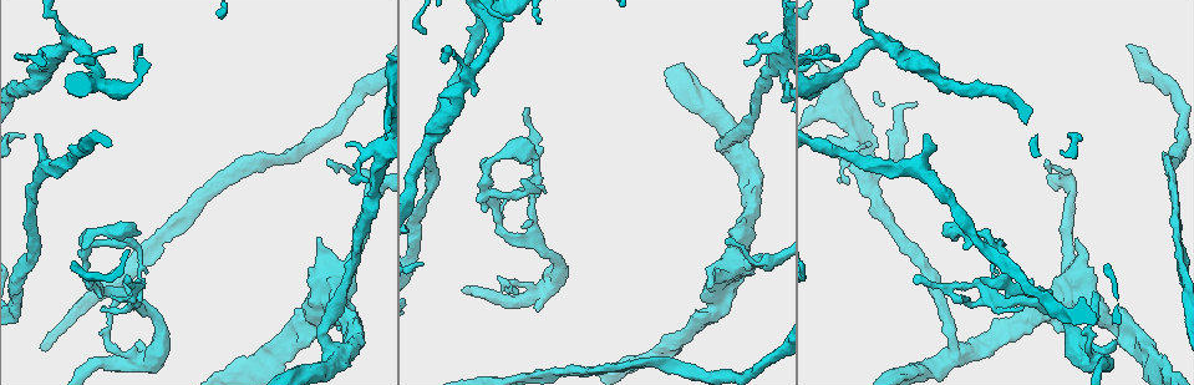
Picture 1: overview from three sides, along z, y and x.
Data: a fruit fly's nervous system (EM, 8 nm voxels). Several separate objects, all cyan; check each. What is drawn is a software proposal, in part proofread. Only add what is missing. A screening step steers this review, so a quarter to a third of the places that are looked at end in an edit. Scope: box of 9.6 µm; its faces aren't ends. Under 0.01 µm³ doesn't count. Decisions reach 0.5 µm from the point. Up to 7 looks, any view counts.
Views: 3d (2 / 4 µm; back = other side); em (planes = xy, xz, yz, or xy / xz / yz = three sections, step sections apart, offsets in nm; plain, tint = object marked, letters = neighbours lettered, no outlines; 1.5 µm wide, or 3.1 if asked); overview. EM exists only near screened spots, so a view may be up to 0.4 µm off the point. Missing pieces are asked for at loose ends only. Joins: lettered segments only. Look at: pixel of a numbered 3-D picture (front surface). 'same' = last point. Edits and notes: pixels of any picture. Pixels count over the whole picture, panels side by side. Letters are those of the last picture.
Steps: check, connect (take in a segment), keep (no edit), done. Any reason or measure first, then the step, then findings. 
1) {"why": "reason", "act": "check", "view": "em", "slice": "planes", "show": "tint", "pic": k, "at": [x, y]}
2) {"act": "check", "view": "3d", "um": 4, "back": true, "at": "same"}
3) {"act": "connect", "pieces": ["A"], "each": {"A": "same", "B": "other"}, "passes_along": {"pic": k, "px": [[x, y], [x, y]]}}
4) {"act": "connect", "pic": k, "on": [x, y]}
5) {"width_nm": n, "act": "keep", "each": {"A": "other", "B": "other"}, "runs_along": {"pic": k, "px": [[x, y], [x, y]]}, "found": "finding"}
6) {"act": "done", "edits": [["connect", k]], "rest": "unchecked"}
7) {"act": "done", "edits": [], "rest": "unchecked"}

{"act": "check", "view": "em", "slice": "xy", "step": 4, "show": "tint", "pic": 1, "at": [105, 307]}

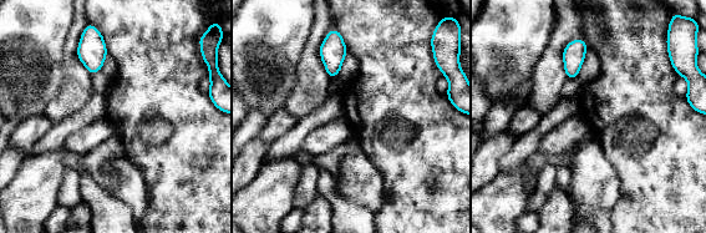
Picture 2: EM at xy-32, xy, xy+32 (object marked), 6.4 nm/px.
{"act": "check", "view": "em", "slice": "xy", "step": 4, "show": "letters", "at": "same"}

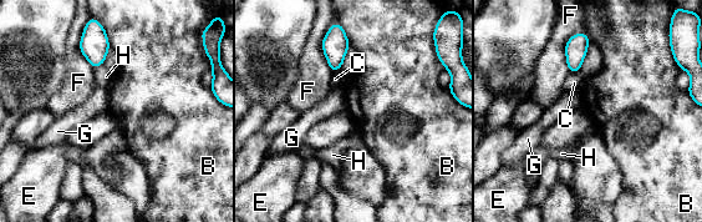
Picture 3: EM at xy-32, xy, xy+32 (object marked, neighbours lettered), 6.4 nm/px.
{"longest_contact_nm": ["F", 280], "act": "keep", "each": {"B": "other", "C": "other", "E": "other", "F": "other", "G": "other", "H": "other"}, "found": "no lettered segment goes on from it"}

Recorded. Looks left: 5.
{"why": "free end", "act": "check", "view": "em", "slice": "xy", "step": 8, "show": "letters", "pic": 1, "at": [1078, 239]}

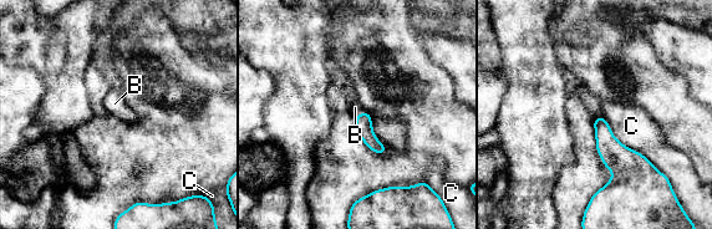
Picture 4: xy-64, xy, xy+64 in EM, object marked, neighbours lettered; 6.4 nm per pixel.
{"why": "another direction", "act": "check", "view": "em", "slice": "planes", "show": "letters", "at": "same"}

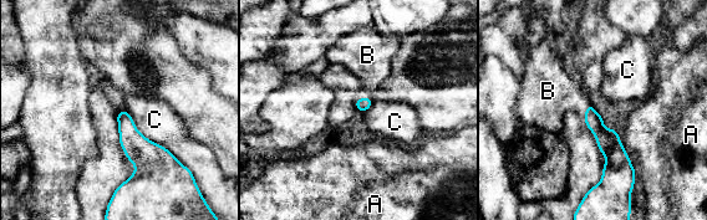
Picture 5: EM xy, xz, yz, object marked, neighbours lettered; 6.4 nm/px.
{"act": "connect", "pieces": ["B"], "each": {"A": "other", "B": "same", "C": "other"}, "found": "the neuron continues"}

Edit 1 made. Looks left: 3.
{"why": "see it whole again", "act": "check", "view": "overview"}

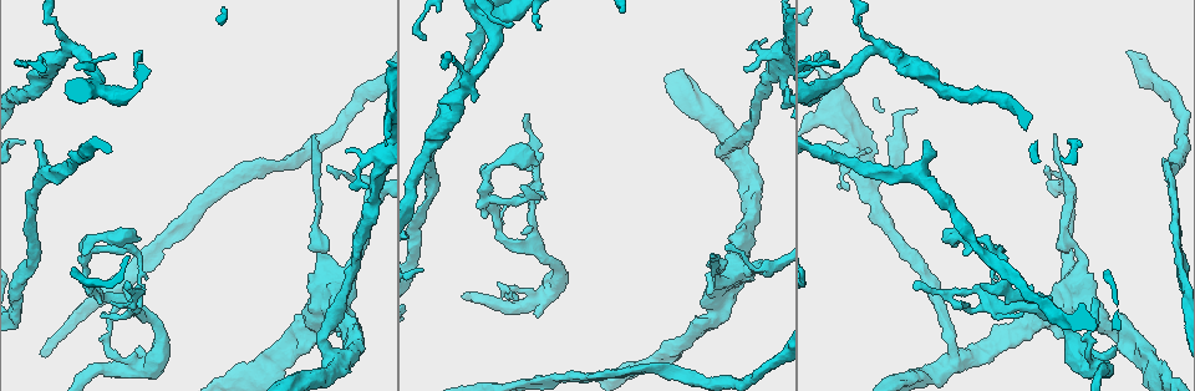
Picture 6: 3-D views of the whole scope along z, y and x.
{"why": "branch stops here", "act": "check", "view": "em", "slice": "planes", "show": "plain", "pic": 6, "at": [925, 139]}

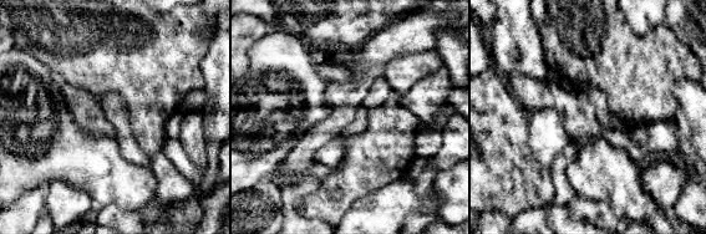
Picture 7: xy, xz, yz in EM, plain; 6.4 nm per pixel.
{"act": "check", "view": "em", "slice": "planes", "show": "letters", "at": "same"}

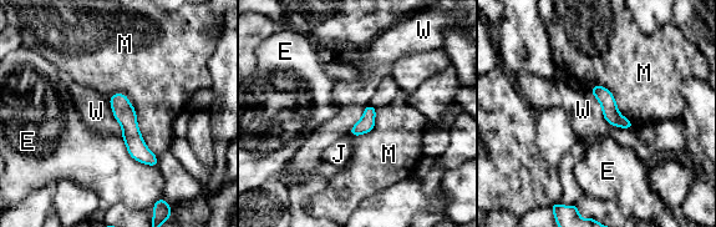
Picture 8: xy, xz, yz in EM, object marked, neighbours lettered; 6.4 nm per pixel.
{"width_nm": 100, "act": "keep", "each": {"E": "other", "J": "other", "M": "other", "W": "other"}, "found": "none of them fits"}

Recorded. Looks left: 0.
{"act": "done", "edits": [["connect", 5]], "rest": "unchecked"}

